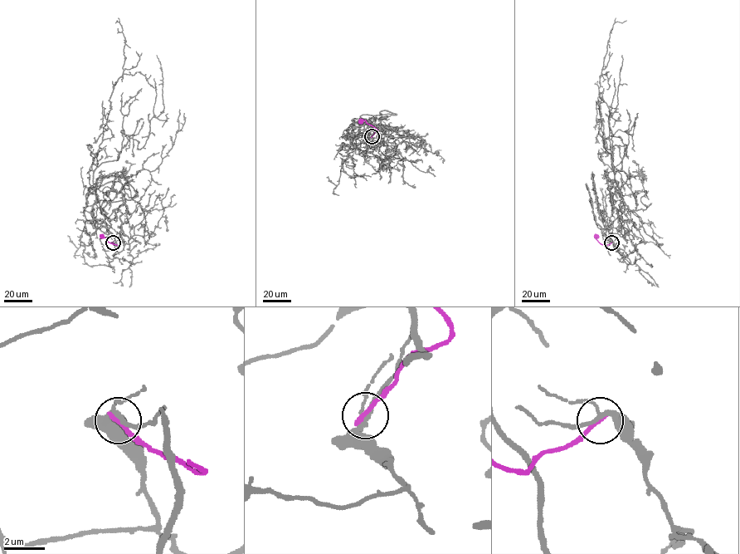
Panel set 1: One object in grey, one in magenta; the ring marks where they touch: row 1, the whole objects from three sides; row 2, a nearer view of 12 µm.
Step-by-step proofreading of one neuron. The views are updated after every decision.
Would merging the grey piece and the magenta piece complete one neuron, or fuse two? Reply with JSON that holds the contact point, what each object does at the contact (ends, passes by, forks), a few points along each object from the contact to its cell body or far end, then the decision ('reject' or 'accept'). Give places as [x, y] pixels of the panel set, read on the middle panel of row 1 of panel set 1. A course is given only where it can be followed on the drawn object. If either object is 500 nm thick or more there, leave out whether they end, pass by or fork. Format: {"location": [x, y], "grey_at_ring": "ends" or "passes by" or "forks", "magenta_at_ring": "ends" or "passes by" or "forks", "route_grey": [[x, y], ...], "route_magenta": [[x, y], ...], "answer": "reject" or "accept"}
{"location": [372, 136], "grey_at_ring": "forks", "magenta_at_ring": "ends", "route_grey": [[372, 136], [382, 144], [387, 131], [372, 127], [350, 149], [384, 129], [418, 137], [415, 146]], "route_magenta": [[372, 136], [377, 130], [365, 120], [361, 120]], "answer": "reject"}

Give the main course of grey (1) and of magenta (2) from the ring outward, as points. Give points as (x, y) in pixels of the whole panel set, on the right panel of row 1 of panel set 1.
1: (611, 242), (601, 229), (624, 206), (604, 144), (612, 144), (621, 55)
2: (611, 242), (602, 245), (596, 236)

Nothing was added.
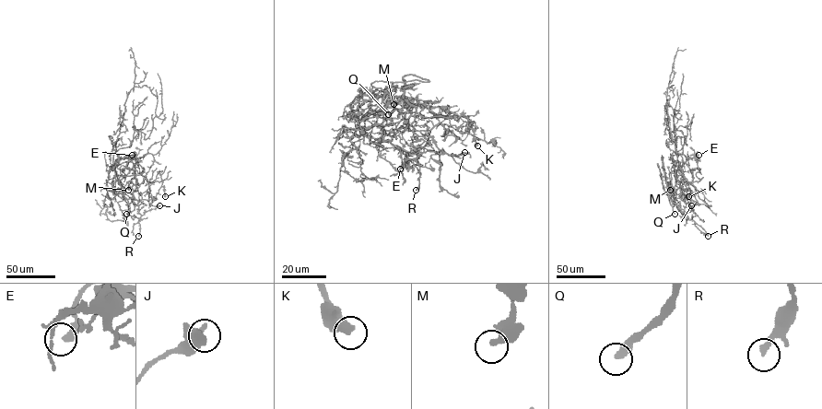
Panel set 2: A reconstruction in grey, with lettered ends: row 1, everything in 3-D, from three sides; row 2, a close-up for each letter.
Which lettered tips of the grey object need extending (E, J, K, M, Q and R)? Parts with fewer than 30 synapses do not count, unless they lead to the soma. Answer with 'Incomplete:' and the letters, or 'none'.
Incomplete: Q

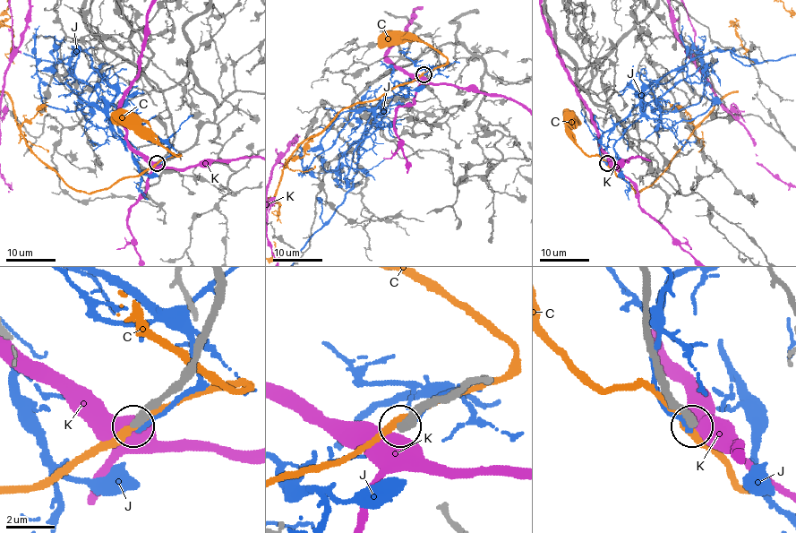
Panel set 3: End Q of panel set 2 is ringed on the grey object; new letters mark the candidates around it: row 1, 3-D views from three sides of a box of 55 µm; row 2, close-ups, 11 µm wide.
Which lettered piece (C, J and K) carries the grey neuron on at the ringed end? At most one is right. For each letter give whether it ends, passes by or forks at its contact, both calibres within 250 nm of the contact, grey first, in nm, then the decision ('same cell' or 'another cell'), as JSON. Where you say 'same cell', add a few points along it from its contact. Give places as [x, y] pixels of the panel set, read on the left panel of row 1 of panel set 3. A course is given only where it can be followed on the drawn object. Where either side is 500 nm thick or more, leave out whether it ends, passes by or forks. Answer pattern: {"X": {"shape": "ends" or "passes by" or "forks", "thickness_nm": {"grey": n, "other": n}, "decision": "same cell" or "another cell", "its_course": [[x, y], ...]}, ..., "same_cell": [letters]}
{"C": {"thickness_nm": {"grey": 500, "other": 260}, "decision": "another cell"}, "J": {"shape": "ends", "thickness_nm": {"grey": 460, "other": 260}, "decision": "another cell"}, "K": {"thickness_nm": {"grey": 400, "other": 700}, "decision": "another cell"}, "same_cell": []}

